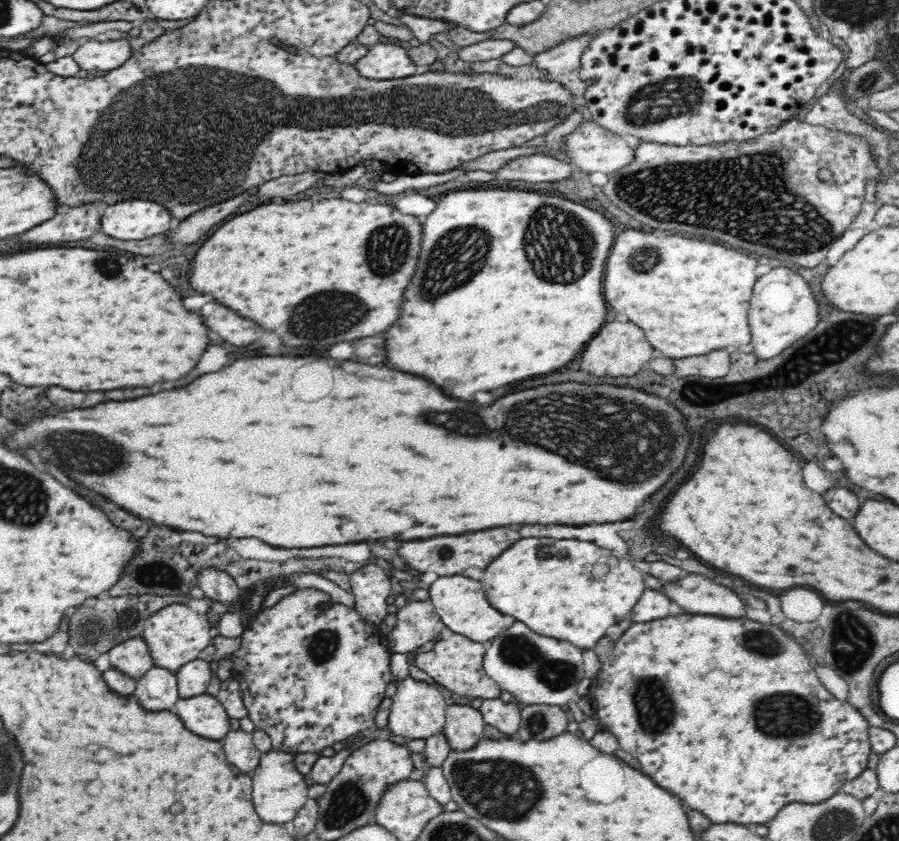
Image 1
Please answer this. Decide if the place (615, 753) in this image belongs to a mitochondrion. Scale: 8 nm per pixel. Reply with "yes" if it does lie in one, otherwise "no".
no

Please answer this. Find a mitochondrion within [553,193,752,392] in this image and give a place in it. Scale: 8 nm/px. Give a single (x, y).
(648, 258)

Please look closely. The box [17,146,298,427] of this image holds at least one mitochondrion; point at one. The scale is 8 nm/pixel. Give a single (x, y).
(107, 267)

